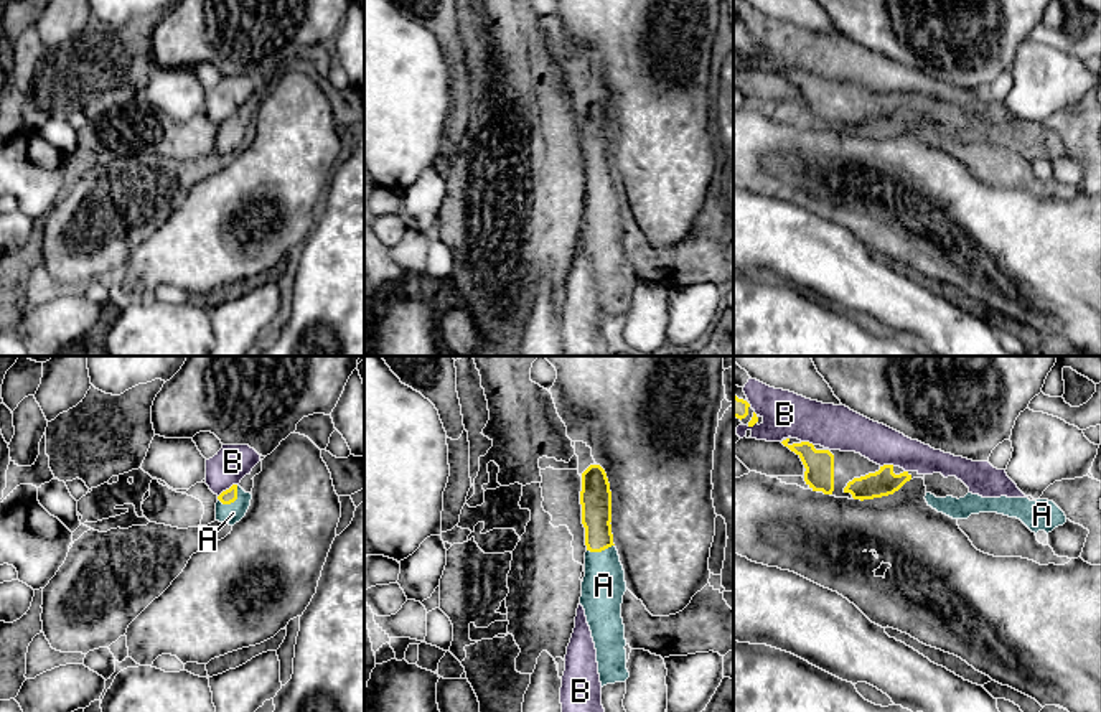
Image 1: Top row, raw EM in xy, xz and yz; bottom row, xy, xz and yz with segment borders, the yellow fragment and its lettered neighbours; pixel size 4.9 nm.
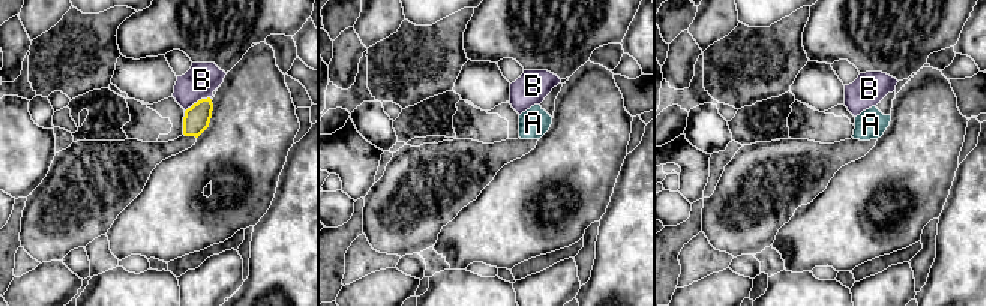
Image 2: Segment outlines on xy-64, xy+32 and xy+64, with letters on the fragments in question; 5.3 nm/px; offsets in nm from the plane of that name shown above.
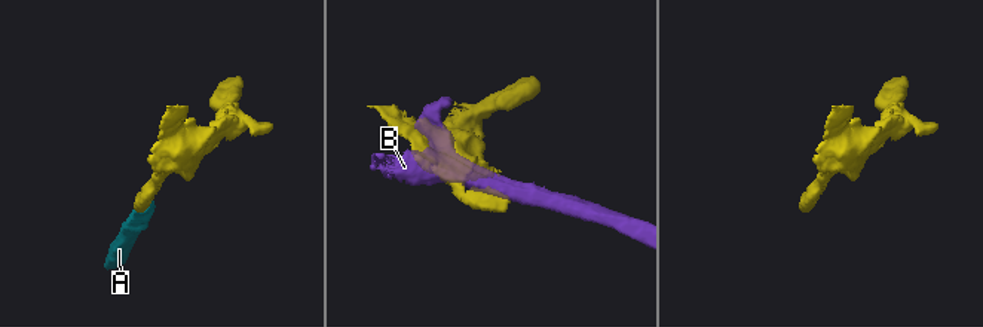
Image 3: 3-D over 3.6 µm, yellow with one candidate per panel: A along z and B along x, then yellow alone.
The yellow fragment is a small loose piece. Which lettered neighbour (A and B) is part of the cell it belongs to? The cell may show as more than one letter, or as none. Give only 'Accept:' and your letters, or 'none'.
Accept: A

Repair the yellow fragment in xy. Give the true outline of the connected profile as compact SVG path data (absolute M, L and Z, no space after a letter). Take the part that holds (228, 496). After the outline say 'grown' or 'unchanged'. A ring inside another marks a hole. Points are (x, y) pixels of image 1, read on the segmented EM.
M232 485L218 496L216 521L234 526L246 516L251 499L251 493L246 493L239 485Z | grown

